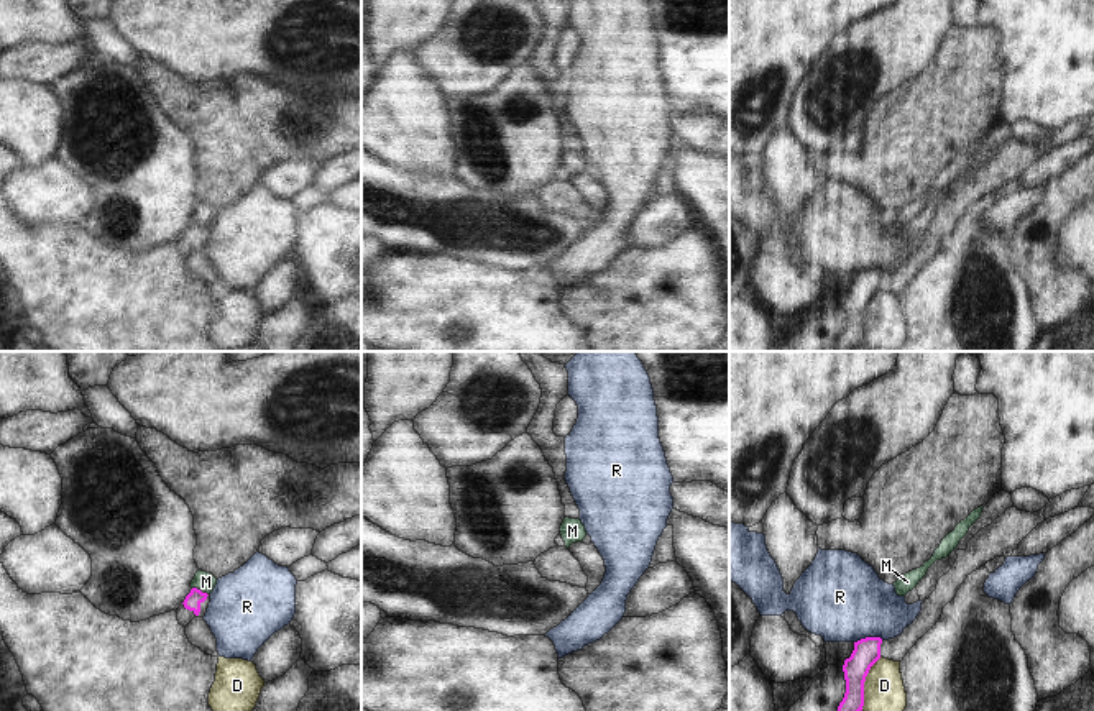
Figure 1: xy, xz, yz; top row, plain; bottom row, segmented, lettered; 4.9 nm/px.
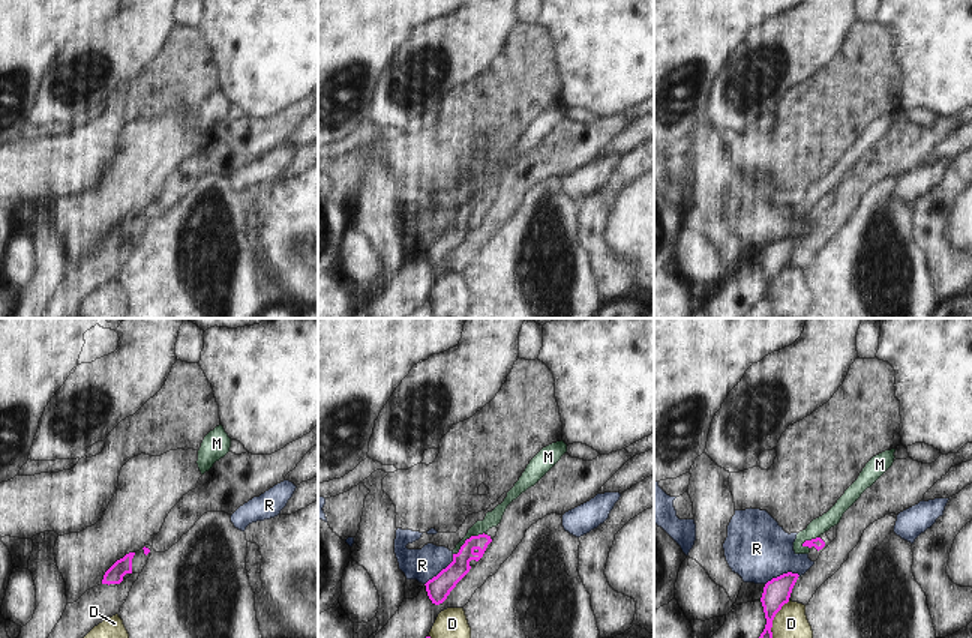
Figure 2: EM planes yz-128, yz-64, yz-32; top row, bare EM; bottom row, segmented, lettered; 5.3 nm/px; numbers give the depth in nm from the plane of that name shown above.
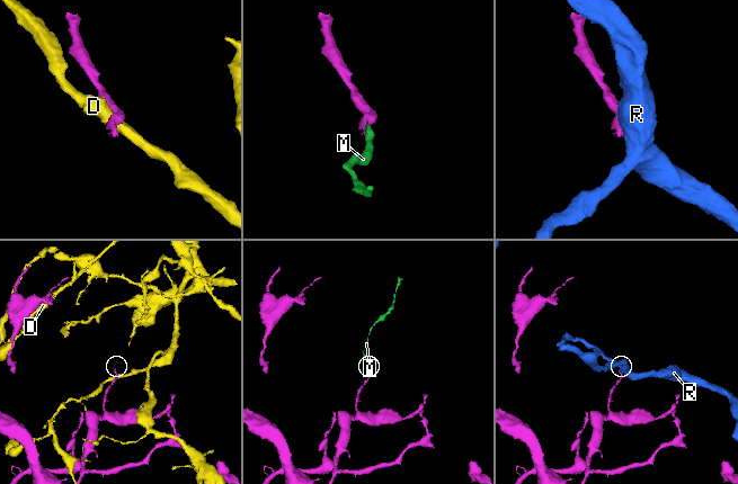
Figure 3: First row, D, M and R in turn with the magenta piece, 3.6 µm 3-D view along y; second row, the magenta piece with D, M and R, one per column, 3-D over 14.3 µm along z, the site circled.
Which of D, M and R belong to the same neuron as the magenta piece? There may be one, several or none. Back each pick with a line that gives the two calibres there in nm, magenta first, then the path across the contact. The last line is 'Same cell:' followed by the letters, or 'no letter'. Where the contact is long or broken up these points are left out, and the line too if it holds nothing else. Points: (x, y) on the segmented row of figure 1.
M: 80/100 nm | across xy (193, 601), (199, 590), (206, 582)
Same cell: M

